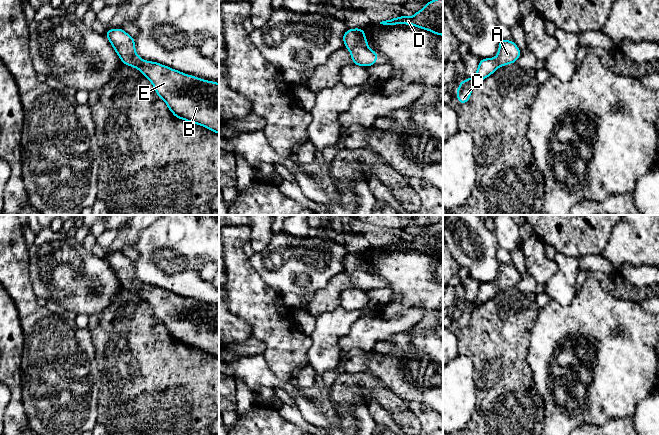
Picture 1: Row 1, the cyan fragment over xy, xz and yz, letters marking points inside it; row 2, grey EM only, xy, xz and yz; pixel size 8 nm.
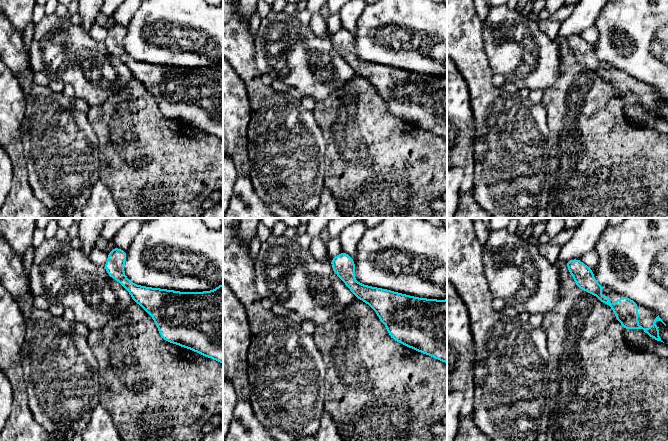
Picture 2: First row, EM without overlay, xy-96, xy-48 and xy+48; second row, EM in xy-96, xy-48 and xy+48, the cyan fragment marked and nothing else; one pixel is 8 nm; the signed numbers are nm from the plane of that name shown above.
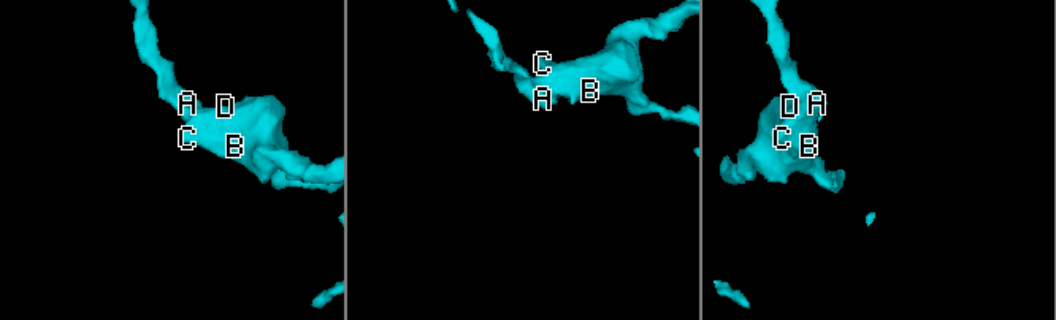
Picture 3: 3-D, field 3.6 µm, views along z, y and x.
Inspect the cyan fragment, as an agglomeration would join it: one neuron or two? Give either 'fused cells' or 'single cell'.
single cell

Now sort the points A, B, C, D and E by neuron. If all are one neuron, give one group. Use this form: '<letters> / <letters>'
A B C D E

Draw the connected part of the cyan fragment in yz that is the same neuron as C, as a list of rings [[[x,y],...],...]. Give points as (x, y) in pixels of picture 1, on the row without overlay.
[[[500,262],[497,280],[480,283],[475,299],[472,302],[462,304],[459,308],[456,316],[459,328],[465,328],[470,324],[473,311],[476,308],[492,299],[500,290],[515,287],[520,279],[521,275],[514,265]]]

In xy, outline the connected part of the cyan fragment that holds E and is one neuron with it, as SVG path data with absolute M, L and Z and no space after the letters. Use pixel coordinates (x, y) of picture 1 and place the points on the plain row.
M122 252L108 253L105 260L121 286L137 292L152 307L176 342L219 358L219 307L140 282L134 261Z

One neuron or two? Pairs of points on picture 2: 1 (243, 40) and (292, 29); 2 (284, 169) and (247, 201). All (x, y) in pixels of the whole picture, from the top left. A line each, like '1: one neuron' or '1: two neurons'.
1: two neurons
2: two neurons

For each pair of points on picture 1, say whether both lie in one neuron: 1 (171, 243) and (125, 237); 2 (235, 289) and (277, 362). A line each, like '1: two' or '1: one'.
1: two
2: one

